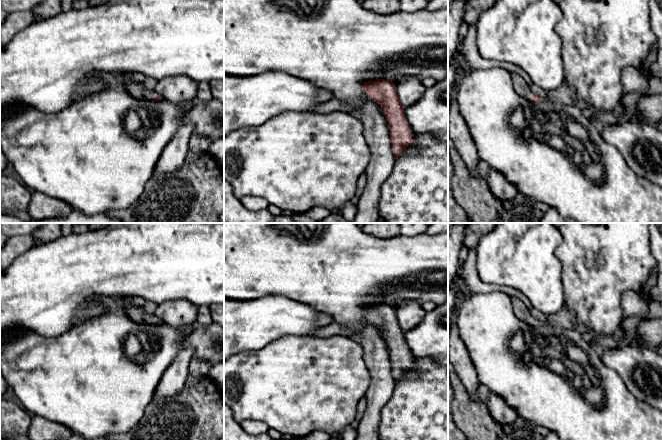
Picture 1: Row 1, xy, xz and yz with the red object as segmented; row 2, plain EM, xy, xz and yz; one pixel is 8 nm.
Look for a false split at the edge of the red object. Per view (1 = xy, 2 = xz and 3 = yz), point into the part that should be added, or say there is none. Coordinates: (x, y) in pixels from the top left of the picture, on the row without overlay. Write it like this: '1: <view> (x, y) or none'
1: xy (137, 314)
2: none
3: yz (522, 312)

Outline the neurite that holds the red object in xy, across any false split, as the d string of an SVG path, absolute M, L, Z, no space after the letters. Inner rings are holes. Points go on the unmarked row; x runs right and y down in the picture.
M117 298L119 304L121 304L130 318L139 324L158 325L163 323L154 314L148 314L144 311L143 307L135 306L133 304L133 298Z

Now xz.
M377 303L363 307L362 311L367 321L376 325L381 331L389 350L392 376L397 383L403 374L413 369L415 365L405 341L404 331L399 325L396 309L390 304Z

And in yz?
M512 297L513 308L516 316L533 328L543 326L544 324L535 319L526 305L517 297Z

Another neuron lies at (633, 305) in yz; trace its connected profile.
M626 291L622 295L622 310L625 318L640 317L647 319L649 311L649 301L645 301L640 292Z

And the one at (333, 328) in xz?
M332 322L324 327L319 327L311 336L316 338L327 338L334 335L350 336L351 331L342 324Z

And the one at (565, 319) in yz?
M564 306L558 313L547 316L547 324L562 330L570 329L578 331L583 339L597 349L615 349L625 337L625 330L621 328L614 335L598 335L590 333L586 326L578 325L575 315Z

